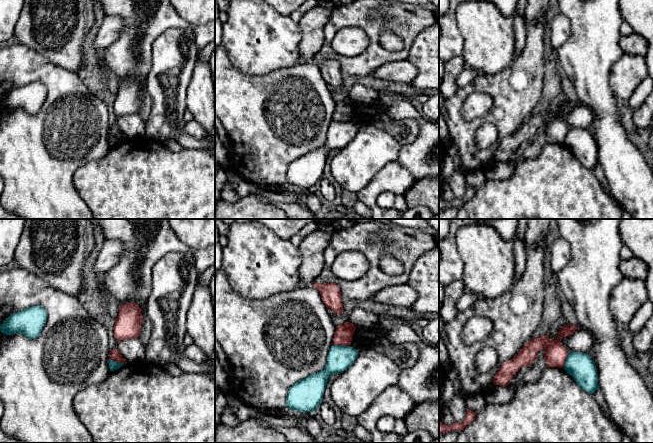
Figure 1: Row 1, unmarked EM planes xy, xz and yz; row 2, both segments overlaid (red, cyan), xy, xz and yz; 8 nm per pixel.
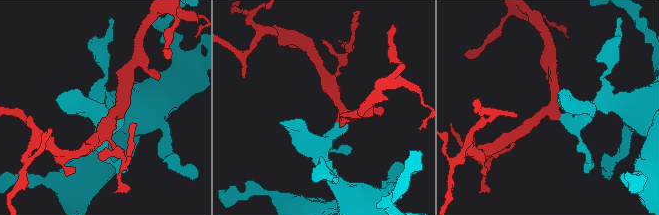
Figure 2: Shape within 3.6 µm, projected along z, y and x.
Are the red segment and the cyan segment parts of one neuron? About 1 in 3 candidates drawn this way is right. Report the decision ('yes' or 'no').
no

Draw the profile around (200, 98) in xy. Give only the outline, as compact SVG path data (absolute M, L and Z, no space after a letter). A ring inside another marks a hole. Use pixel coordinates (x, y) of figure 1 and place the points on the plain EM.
M197 58L186 91L186 109L193 119L210 132L215 126L215 92L210 64Z

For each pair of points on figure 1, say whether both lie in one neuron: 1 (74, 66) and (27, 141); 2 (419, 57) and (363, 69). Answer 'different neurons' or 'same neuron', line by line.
1: different neurons
2: different neurons

